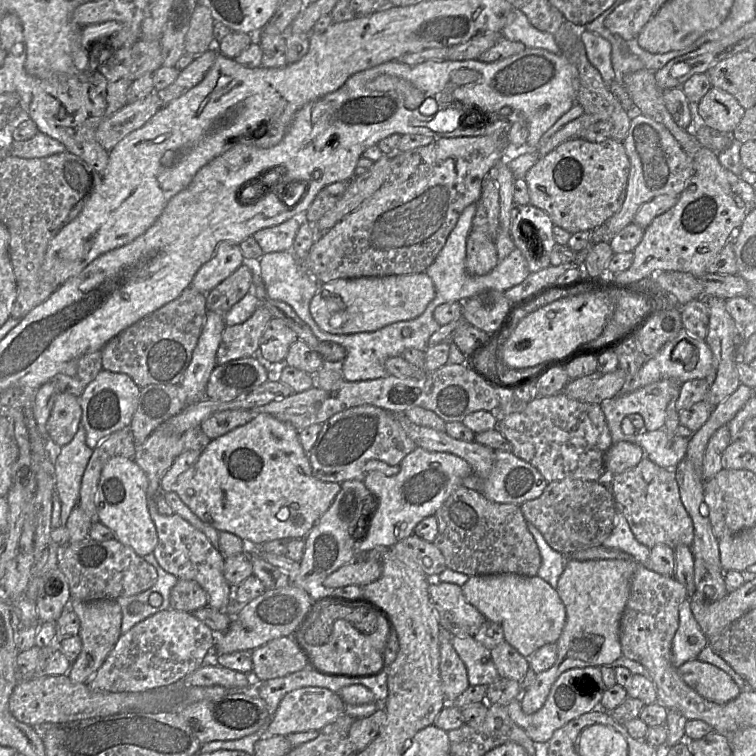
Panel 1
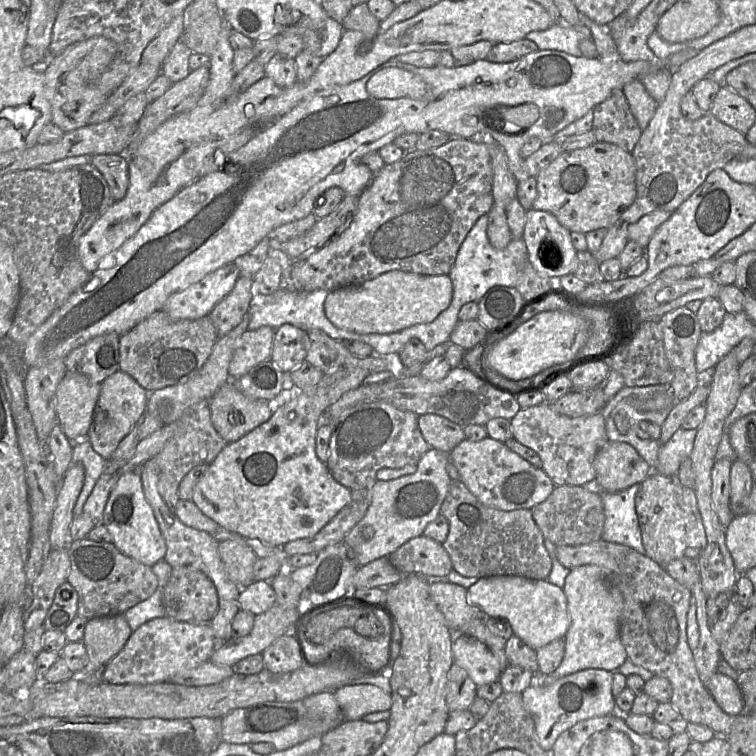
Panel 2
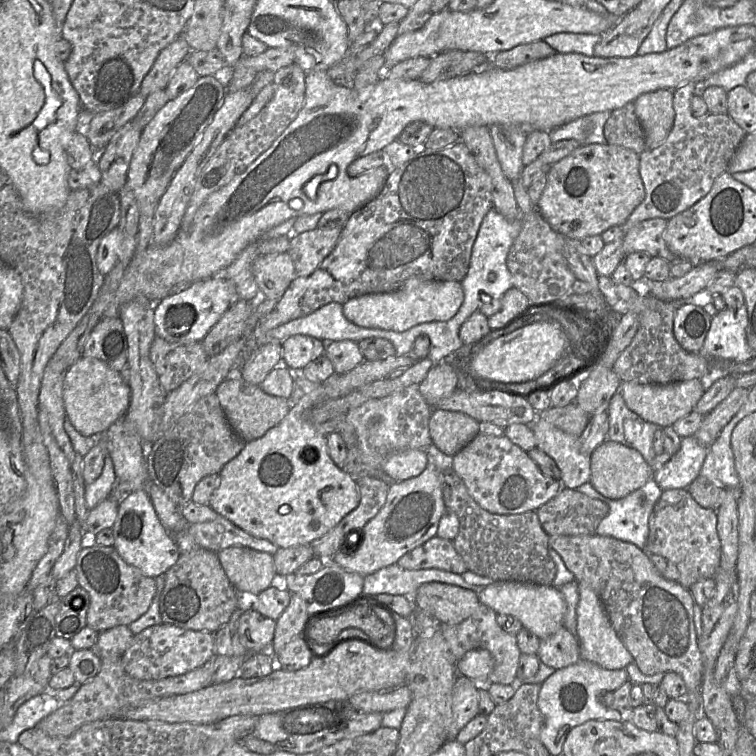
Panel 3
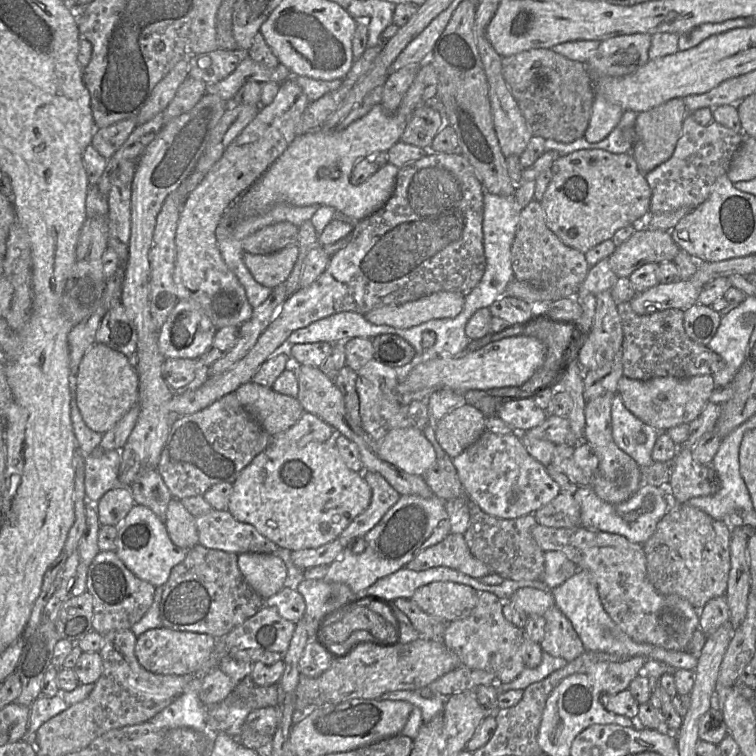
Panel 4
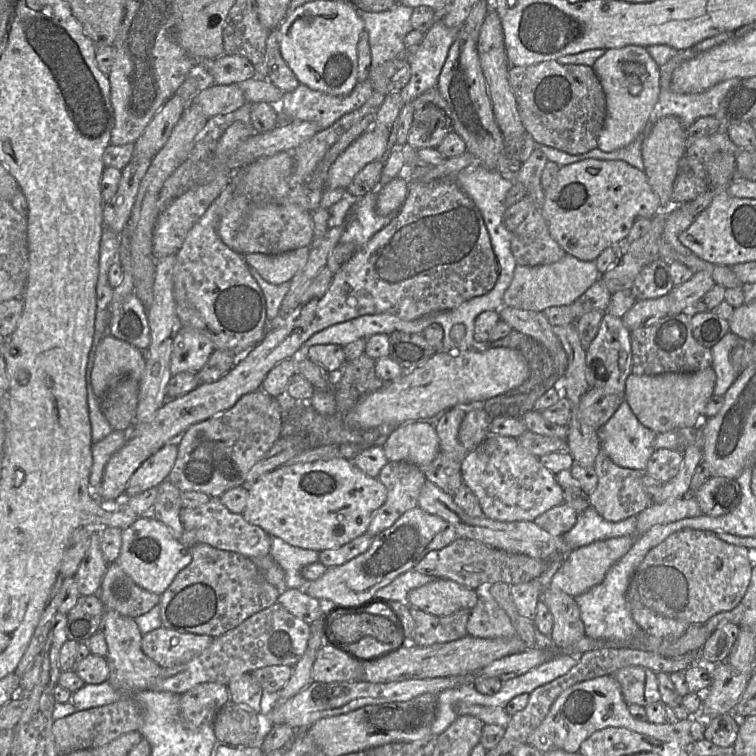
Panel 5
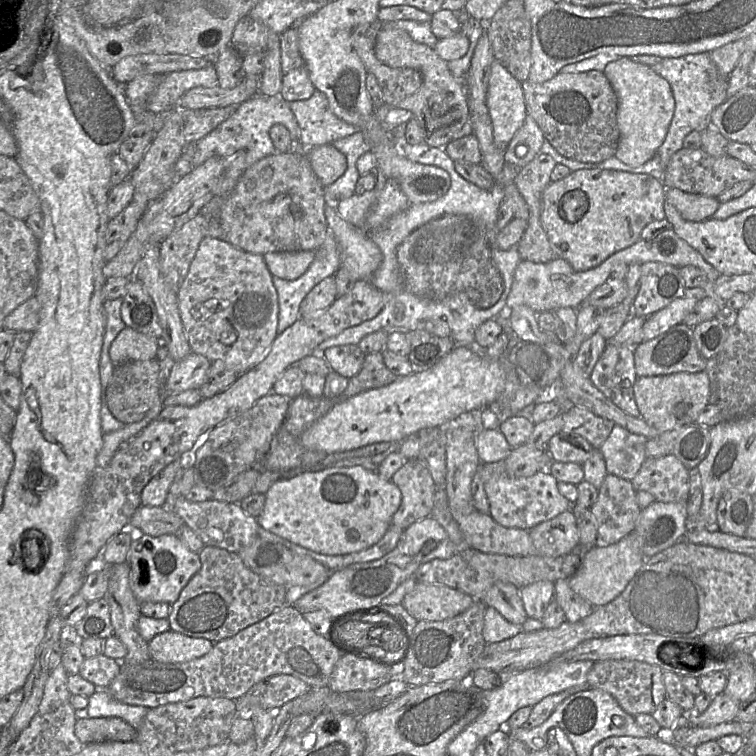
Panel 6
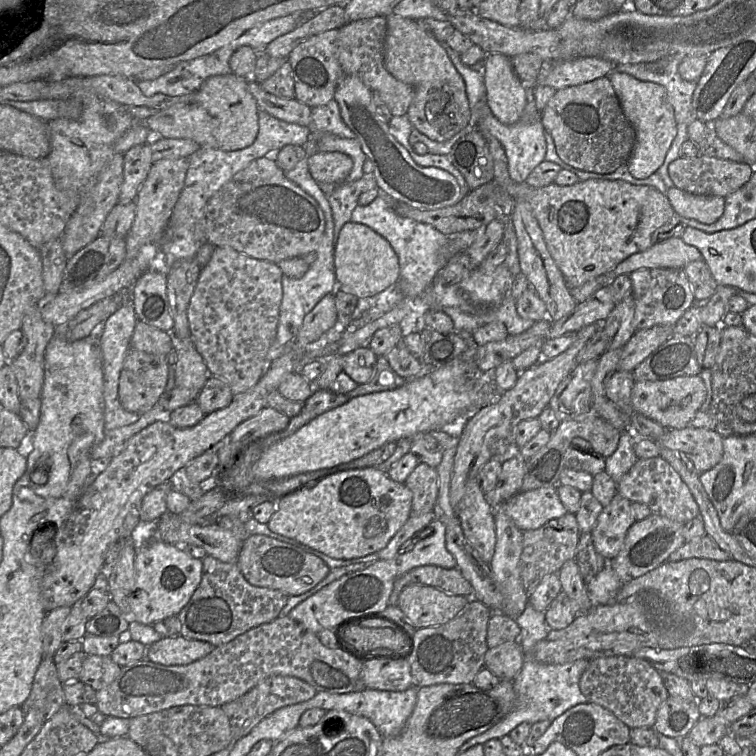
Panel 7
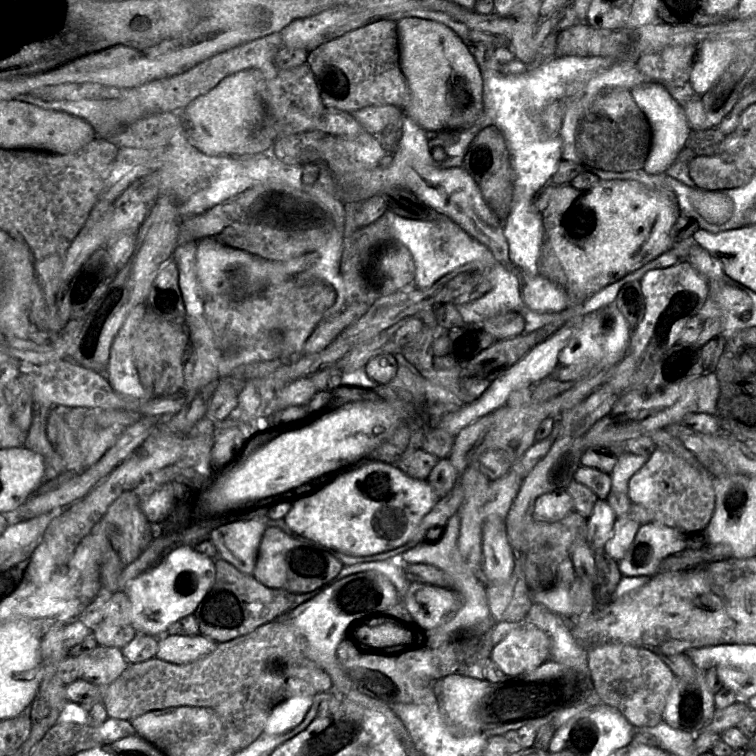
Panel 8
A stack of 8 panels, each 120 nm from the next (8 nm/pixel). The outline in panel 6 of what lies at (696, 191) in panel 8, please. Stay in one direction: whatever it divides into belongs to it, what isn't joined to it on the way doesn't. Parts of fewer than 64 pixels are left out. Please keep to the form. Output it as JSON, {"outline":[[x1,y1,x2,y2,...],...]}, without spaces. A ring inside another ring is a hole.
{"outline":[[667,188,666,200,678,210,683,219,691,222,712,218,721,205,717,197,691,194,676,188]]}

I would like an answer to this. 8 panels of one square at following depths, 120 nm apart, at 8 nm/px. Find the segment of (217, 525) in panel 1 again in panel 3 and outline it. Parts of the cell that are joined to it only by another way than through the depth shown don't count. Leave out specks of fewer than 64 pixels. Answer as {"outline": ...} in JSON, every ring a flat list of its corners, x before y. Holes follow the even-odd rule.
{"outline":[[412,353,396,355,385,360,364,360,352,370,334,373,318,388,303,396,296,404,291,404,284,419,271,428,261,438,247,442,243,450,220,471,220,485,213,492,209,507,229,520,249,535,270,541,278,548,310,545,334,528,360,502,356,480,339,469,328,453,327,435,319,432,309,421,308,413,317,404,345,396,370,382,388,378,388,373,396,368,410,368,417,359]]}

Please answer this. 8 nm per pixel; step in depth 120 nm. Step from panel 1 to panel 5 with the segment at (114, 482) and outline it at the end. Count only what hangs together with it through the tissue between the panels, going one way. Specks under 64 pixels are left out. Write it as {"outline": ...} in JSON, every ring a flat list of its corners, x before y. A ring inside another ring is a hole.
{"outline":[[143,515,122,530,122,547,116,561,123,572,139,587,161,595,176,575,190,564,190,549,174,538,169,529,151,515]]}

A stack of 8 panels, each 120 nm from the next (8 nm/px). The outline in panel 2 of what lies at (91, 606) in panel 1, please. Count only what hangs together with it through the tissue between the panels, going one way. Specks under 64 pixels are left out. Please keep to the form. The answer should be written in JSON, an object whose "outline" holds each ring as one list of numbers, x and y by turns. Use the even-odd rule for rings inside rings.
{"outline":[[123,614,96,617,87,620,82,643,85,646,88,660,85,669,80,676,84,674,99,674,103,667,123,649,131,634,132,631]]}

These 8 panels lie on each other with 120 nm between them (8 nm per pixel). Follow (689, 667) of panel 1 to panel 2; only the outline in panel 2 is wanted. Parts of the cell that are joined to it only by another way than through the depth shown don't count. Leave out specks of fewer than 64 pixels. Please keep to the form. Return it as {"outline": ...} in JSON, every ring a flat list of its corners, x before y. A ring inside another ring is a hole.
{"outline":[[718,671,708,680,706,688,727,714,738,716,745,712,742,692,736,680]]}

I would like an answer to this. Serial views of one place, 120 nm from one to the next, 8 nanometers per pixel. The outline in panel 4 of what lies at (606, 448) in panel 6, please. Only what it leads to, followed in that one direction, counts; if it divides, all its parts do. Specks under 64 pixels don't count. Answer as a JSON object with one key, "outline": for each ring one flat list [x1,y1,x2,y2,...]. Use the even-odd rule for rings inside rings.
{"outline":[[619,394,612,401,611,420,616,445,640,468,651,465,652,450,660,433,630,412]]}

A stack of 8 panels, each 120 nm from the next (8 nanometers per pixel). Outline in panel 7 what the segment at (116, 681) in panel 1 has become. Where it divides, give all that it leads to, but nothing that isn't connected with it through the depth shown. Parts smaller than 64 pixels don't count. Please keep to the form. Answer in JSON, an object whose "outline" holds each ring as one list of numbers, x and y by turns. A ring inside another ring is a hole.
{"outline":[[182,635,163,637,147,647,146,658,166,666,187,665,207,656,214,648,208,642]]}

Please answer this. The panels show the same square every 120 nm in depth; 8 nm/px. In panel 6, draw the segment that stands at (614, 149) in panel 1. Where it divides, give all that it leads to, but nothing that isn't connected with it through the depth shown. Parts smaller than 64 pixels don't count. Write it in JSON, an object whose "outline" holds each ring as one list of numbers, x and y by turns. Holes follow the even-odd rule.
{"outline":[[605,169,573,171,545,188,542,195,541,223,557,258,566,260,575,271,583,272,633,246,641,239,641,233,649,223,664,220,666,192,667,189,660,181,646,174]]}

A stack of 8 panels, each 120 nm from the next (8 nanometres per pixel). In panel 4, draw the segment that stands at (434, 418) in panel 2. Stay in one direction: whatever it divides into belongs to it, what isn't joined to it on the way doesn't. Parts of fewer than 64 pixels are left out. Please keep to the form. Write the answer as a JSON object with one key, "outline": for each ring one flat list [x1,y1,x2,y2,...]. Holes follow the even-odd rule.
{"outline":[[471,405,449,411,435,424,435,437,451,459,460,455,486,431,486,417]]}

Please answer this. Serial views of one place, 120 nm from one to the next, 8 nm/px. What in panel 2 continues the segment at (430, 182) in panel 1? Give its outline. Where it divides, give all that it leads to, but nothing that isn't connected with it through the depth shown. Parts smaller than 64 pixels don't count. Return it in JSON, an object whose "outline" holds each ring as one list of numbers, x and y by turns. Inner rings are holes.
{"outline":[[451,138,446,144,433,149,406,152,404,157,397,162,385,164,376,173,369,186,360,194,357,210,349,226,323,247,308,252,300,258,293,260,289,265,282,287,296,292,312,292,316,290,333,291,342,287,362,284,368,280,387,273,401,270,419,275,448,275,456,261,459,249,478,219,488,214,493,205,492,195,493,170,490,148,483,142,474,142,465,138]]}

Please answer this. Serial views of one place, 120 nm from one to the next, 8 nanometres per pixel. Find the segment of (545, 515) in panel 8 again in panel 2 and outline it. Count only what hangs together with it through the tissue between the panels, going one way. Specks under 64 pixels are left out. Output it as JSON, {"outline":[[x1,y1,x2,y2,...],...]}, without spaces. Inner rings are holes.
{"outline":[[490,437,480,441,464,439,450,452,450,462,457,469,460,480,482,504,502,511,531,509,545,501,555,488,553,481,541,468,534,467,511,451,505,443]]}

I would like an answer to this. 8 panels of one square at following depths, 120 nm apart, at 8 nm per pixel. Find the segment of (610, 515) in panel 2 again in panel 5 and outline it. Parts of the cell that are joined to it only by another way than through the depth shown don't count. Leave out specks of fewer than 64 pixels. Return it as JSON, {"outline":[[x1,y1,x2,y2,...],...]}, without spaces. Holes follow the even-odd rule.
{"outline":[[593,506,578,514,574,527,563,535,568,553,596,541,636,535,636,516,620,522,610,522,601,517]]}

